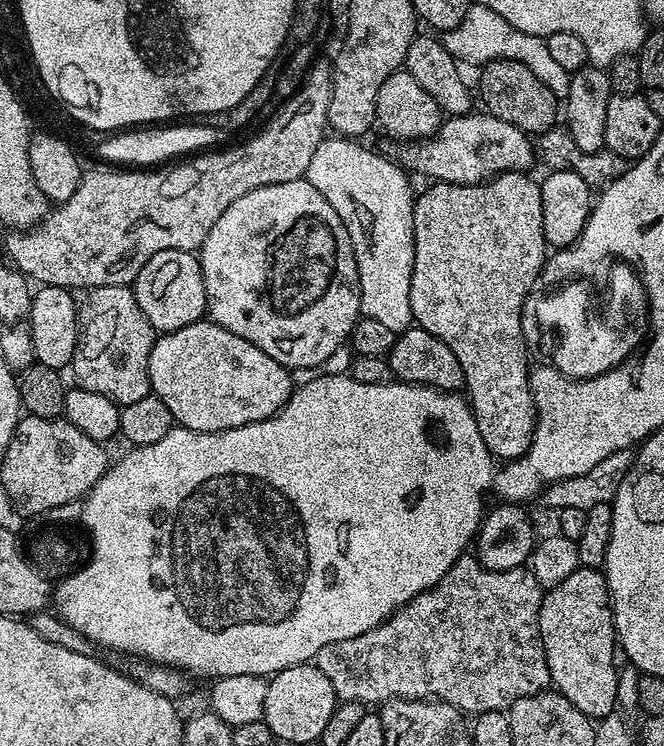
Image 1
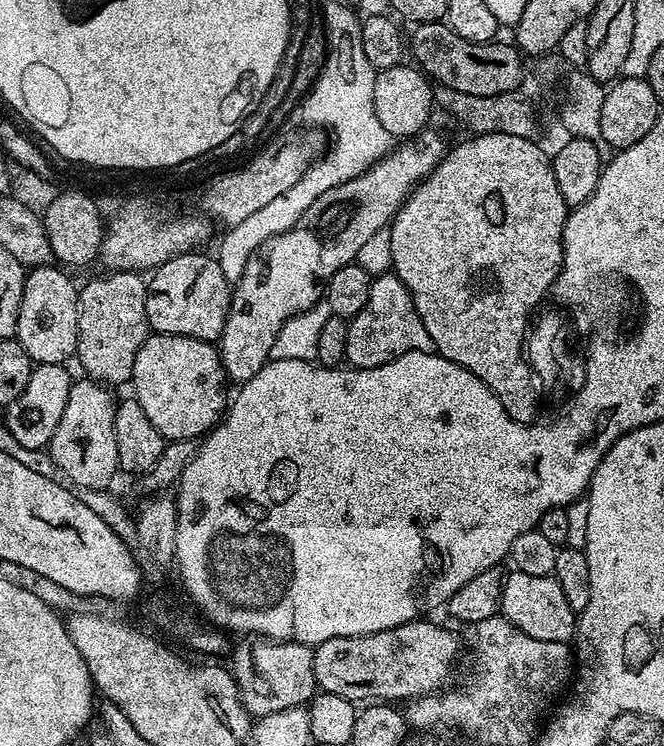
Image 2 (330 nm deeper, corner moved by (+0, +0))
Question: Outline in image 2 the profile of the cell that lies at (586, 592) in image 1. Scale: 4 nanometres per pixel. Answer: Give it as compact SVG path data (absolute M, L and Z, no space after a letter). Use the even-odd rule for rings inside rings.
M517 570L509 571L504 577L499 615L518 626L522 634L530 634L530 638L538 638L542 642L568 644L576 635L578 613L570 610L570 602L566 602L566 594L562 594L562 586L558 586L553 575L539 576Z

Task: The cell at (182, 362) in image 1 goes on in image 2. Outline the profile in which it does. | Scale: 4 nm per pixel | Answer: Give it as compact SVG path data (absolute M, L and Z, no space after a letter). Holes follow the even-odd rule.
M152 334L138 350L138 358L134 358L130 388L136 391L133 392L134 398L140 403L142 410L146 410L146 418L154 422L155 428L164 435L165 441L199 441L220 423L226 411L224 384L226 385L224 367L215 343L185 336Z

